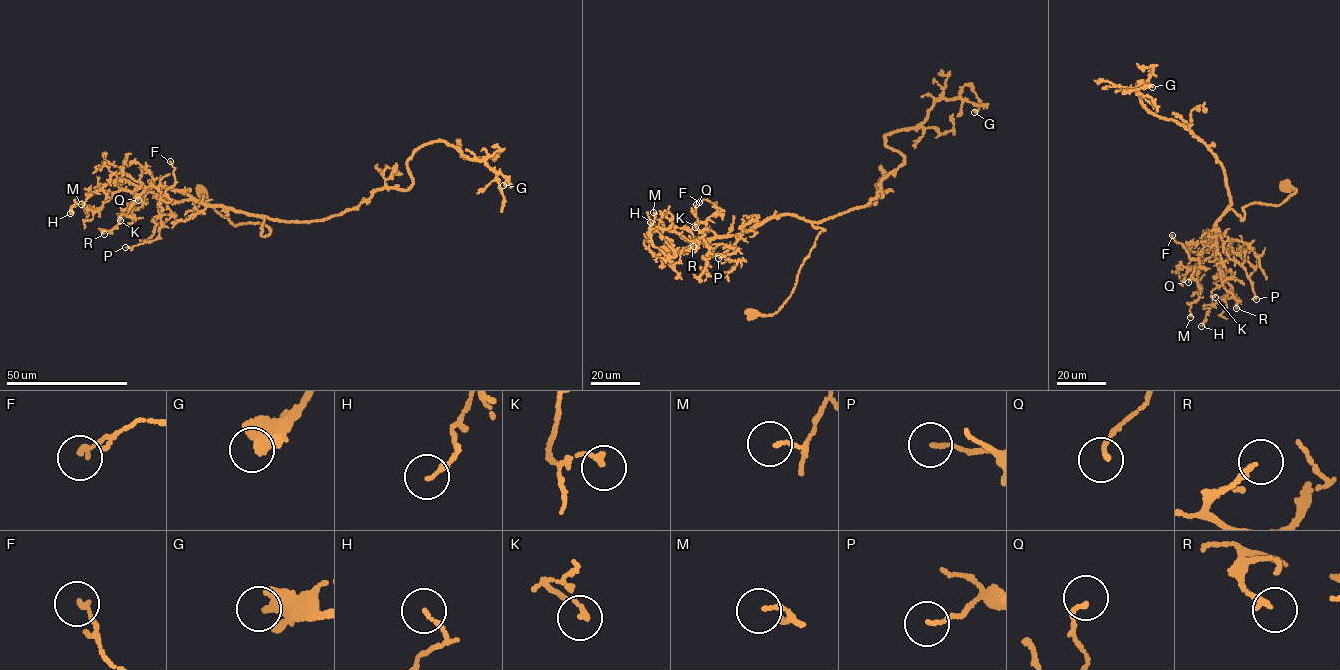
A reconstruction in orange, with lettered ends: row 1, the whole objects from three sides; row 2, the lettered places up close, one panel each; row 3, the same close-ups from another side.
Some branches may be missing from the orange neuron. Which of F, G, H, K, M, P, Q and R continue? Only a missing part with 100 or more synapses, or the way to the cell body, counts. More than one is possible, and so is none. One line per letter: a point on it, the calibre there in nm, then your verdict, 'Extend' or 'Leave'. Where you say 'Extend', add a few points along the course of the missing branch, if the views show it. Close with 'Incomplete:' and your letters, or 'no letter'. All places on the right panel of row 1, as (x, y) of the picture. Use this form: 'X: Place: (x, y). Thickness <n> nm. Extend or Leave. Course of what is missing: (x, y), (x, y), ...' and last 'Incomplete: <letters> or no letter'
F: Place: (1172, 235). Thickness 160 nm. Leave
G: Place: (1152, 87). Thickness 340 nm. Leave
H: Place: (1201, 326). Thickness 120 nm. Leave
K: Place: (1215, 297). Thickness 180 nm. Leave
M: Place: (1190, 317). Thickness 100 nm. Leave
P: Place: (1256, 299). Thickness 100 nm. Leave
Q: Place: (1188, 282). Thickness 130 nm. Leave
R: Place: (1236, 308). Thickness 160 nm. Leave
Incomplete: no letter

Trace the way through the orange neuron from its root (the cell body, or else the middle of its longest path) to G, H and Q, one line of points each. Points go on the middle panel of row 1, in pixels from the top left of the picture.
G: (752, 313), (791, 294), (825, 230), (807, 220), (867, 204), (904, 162), (885, 136), (965, 85), (974, 112)
H: (752, 313), (780, 309), (825, 230), (786, 213), (668, 257), (653, 246), (650, 222)
Q: (752, 313), (780, 309), (825, 230), (786, 213), (717, 235), (696, 222), (696, 204)

